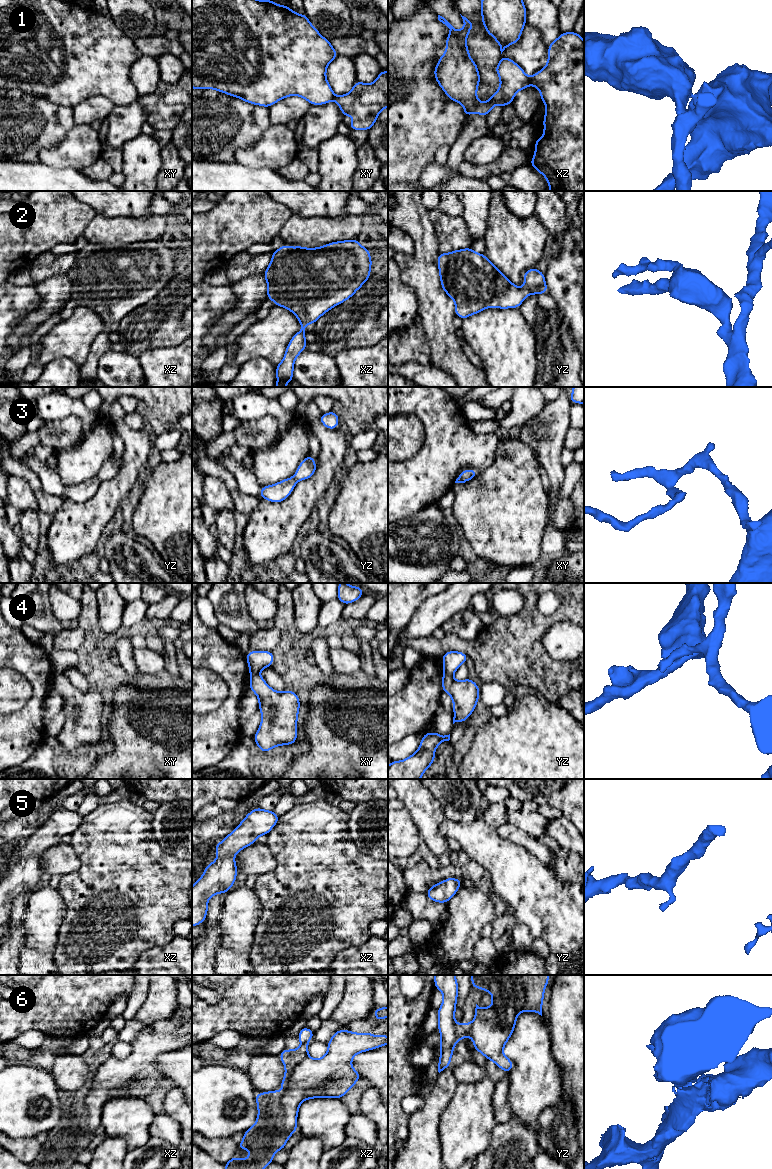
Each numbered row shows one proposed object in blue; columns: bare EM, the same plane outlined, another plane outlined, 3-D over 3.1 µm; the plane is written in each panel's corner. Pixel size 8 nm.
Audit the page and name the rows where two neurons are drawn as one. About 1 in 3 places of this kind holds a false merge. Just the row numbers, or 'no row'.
1, 3, 4, 6

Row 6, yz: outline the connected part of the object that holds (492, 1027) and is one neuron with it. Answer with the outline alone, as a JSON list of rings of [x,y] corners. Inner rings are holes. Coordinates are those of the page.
[[[471,975],[473,988],[492,993],[492,1005],[481,1008],[476,1004],[473,1022],[456,1024],[457,1041],[470,1036],[476,1051],[509,1073],[514,1064],[503,1054],[504,1046],[519,1013],[530,1011],[542,1016],[548,981],[549,975]]]

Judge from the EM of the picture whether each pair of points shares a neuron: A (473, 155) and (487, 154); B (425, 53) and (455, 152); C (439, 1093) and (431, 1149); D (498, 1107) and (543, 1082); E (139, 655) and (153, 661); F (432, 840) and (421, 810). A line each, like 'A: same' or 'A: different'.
A: same
B: different
C: same
D: different
E: same
F: same

